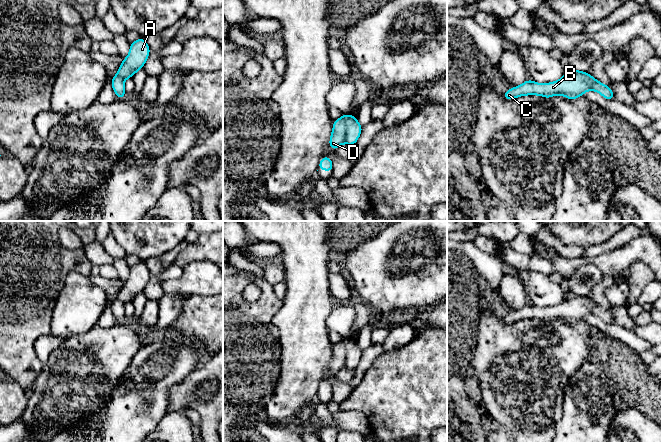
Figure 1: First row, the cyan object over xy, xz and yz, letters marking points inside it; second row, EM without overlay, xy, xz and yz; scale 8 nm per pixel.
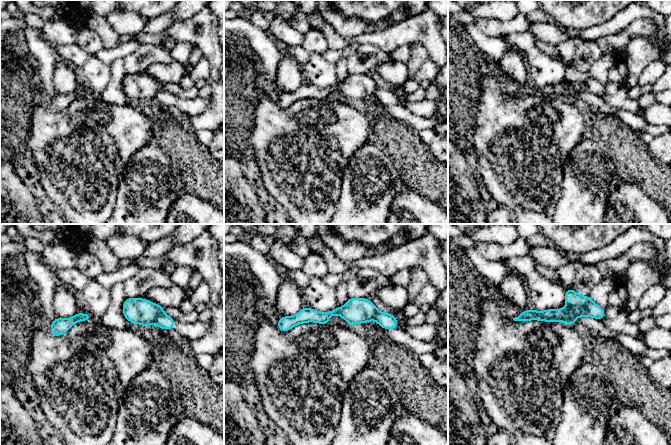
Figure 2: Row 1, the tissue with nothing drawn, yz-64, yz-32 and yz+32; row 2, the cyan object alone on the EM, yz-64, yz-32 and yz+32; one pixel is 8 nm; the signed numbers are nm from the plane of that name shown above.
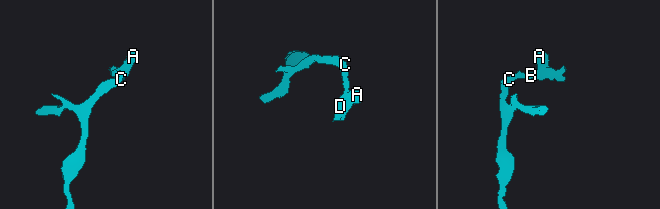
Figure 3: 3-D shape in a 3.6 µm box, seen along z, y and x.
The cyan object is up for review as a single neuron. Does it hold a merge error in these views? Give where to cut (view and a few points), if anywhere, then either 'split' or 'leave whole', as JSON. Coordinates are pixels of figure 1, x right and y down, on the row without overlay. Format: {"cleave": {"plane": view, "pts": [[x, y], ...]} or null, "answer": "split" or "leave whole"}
{"cleave": {"plane": "xz", "pts": [[344, 338], [345, 365]]}, "answer": "split"}

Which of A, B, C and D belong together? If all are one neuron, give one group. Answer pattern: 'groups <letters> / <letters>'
groups A / B C D

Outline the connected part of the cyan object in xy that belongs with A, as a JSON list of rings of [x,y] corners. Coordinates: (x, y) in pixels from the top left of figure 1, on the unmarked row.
[[[144,261],[131,266],[130,277],[118,292],[118,299],[123,303],[132,302],[139,293],[143,292],[149,278],[150,272]]]

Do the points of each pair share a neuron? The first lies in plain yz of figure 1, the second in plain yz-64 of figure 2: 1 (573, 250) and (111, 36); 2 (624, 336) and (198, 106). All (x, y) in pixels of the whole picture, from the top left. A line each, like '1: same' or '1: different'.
1: different
2: different

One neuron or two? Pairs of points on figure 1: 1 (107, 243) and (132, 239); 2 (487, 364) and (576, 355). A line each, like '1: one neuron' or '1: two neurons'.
1: two neurons
2: one neuron

